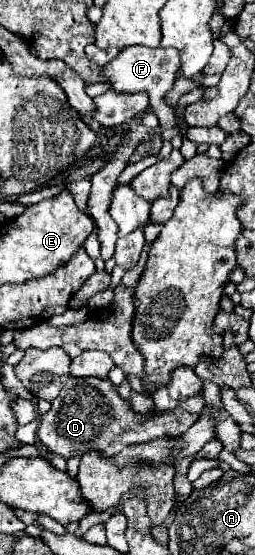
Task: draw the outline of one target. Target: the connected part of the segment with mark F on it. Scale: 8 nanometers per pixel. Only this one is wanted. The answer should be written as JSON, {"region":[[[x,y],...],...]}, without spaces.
{"region":[[[136,45],[136,47],[122,49],[116,59],[112,59],[110,63],[106,63],[102,67],[102,75],[110,83],[110,89],[116,91],[116,93],[138,93],[138,91],[146,91],[150,95],[150,107],[152,107],[154,115],[158,117],[160,127],[162,129],[172,129],[172,127],[178,127],[180,123],[178,123],[176,111],[164,103],[164,91],[172,89],[178,65],[180,63],[178,63],[176,49],[164,49],[164,47],[150,49],[150,47]]]}

